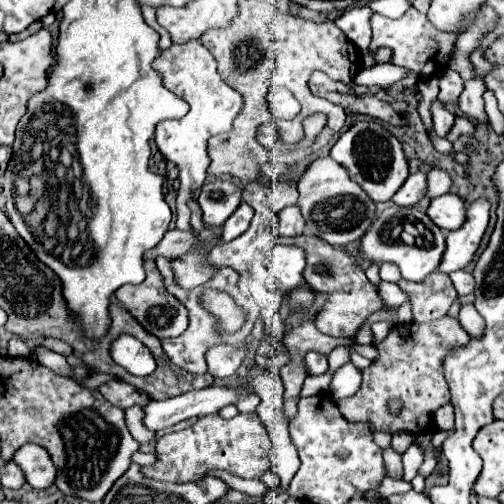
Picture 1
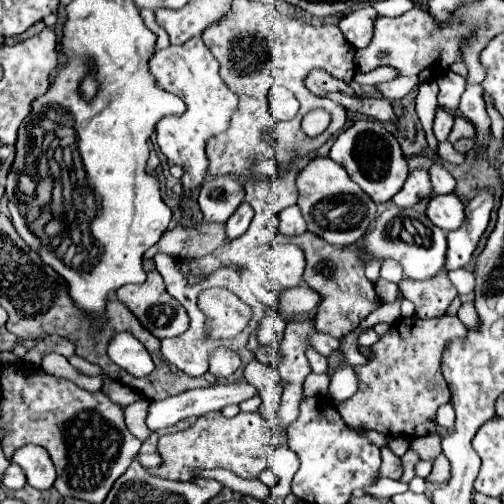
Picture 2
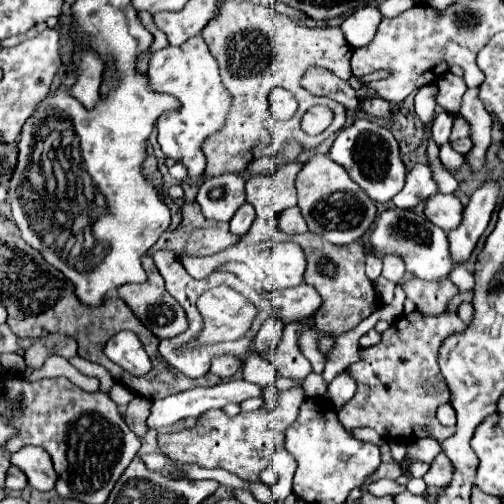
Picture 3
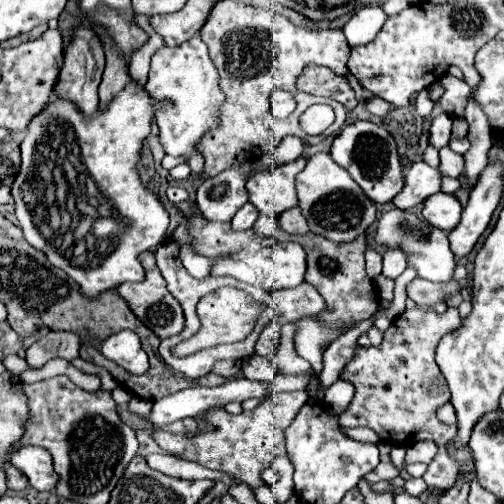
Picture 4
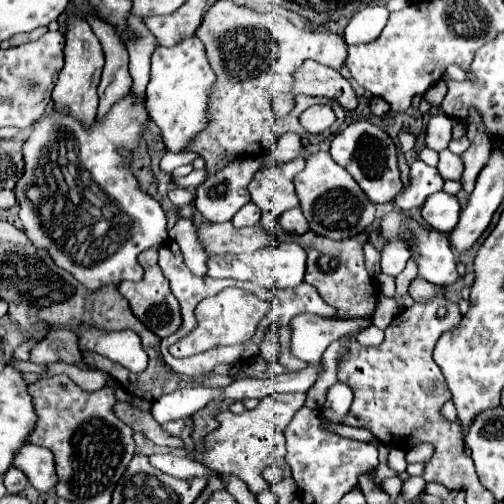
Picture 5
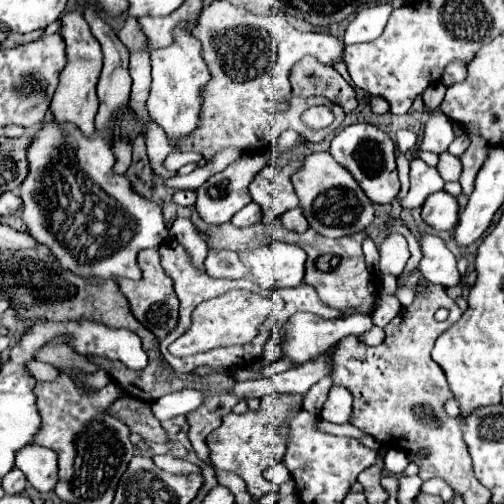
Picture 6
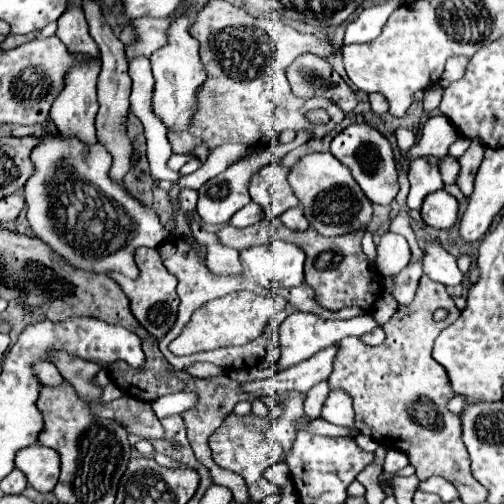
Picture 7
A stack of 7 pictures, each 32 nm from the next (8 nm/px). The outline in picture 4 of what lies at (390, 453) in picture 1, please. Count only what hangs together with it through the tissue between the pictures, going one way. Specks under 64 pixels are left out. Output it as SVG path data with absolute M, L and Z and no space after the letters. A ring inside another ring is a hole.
M384 442L378 444L380 453L380 463L374 469L374 472L370 472L365 476L367 482L377 483L381 480L394 479L400 475L400 472L396 468L390 466L390 446L386 446Z

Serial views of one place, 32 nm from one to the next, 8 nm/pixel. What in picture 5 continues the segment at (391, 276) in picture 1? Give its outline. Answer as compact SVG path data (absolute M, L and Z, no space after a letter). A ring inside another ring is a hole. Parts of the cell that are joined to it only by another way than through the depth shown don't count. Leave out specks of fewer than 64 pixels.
M402 238L388 240L382 248L382 262L380 262L382 272L390 276L398 276L404 270L408 258L410 258L408 244Z

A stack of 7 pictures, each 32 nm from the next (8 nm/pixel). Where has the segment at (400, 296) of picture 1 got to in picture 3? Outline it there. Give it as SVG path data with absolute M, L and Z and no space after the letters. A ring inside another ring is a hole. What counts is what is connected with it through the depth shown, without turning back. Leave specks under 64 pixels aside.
M380 276L380 278L376 280L376 292L378 292L380 300L386 302L386 304L392 302L392 298L394 298L394 288L396 288L396 284L390 282L390 280L386 280L384 276Z

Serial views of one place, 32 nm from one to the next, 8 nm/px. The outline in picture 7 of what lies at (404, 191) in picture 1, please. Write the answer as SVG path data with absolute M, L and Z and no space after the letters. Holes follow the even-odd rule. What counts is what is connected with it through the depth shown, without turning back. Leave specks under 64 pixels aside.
M414 160L408 172L410 180L410 192L408 192L408 208L420 210L422 200L436 190L442 190L442 178L440 178L440 166L430 164L426 160Z

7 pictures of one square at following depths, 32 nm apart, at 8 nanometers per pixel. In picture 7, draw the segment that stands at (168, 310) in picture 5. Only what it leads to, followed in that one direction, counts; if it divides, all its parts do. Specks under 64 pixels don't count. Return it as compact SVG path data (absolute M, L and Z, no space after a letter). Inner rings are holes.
M138 248L134 252L134 260L136 266L140 270L140 276L136 280L132 278L124 278L124 274L120 272L108 272L108 276L112 280L116 280L120 284L120 288L124 290L124 294L128 294L130 298L130 308L132 314L136 316L136 320L158 340L164 338L164 334L172 328L172 324L176 322L176 314L178 314L178 296L176 296L176 278L164 268L156 248Z

